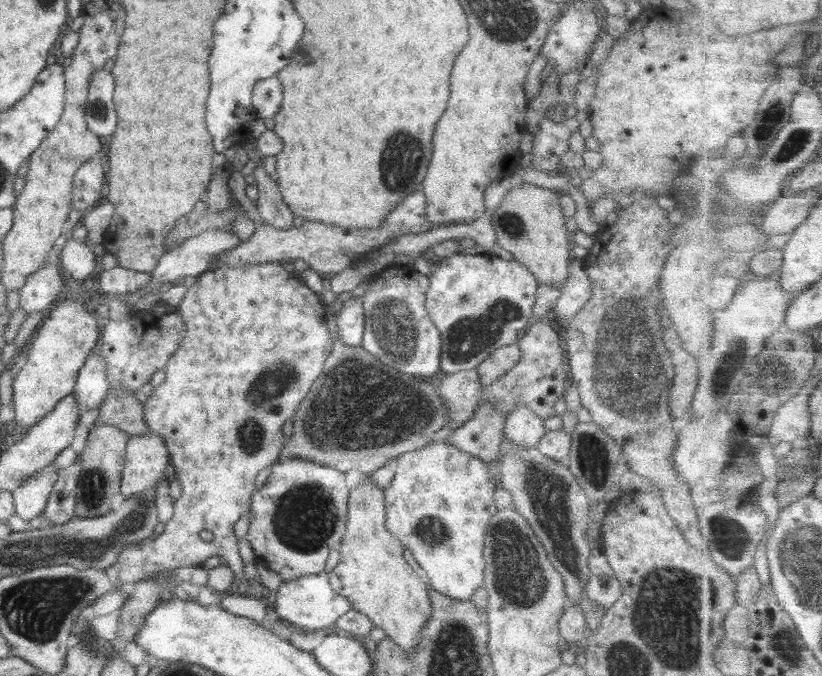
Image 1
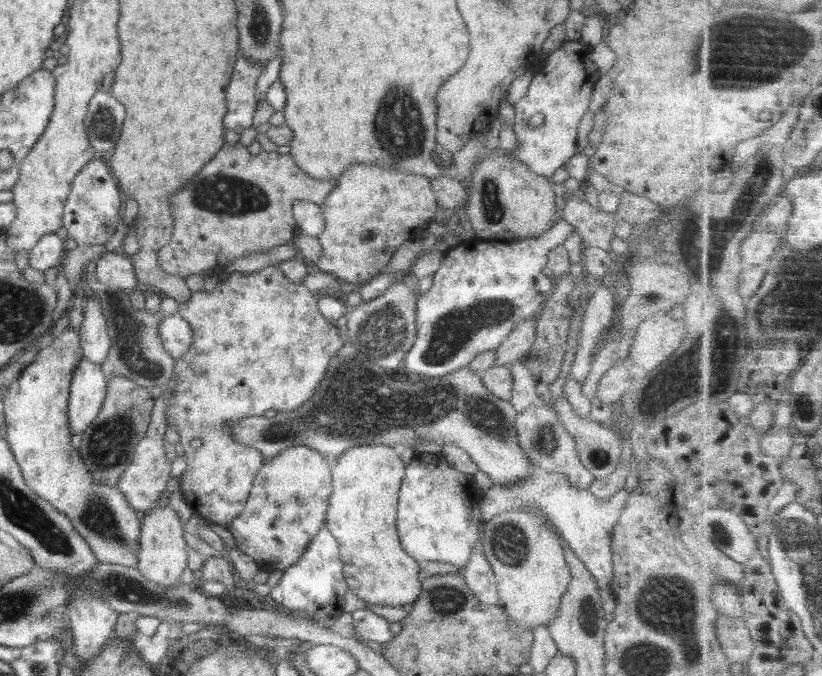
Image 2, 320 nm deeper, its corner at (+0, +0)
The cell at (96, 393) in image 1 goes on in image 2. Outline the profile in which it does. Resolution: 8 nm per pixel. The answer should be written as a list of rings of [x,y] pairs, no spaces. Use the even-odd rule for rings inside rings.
[[[84,296],[82,304],[84,313],[79,329],[80,347],[84,357],[102,366],[112,347],[107,322],[96,298]]]

